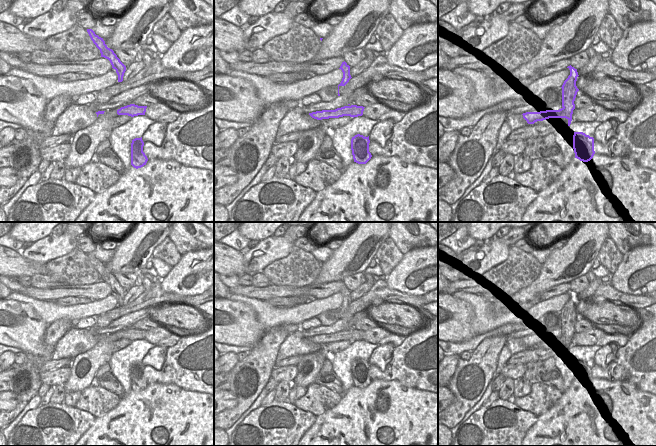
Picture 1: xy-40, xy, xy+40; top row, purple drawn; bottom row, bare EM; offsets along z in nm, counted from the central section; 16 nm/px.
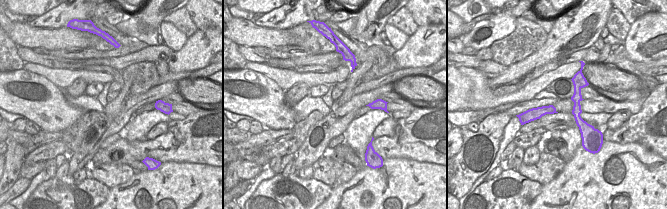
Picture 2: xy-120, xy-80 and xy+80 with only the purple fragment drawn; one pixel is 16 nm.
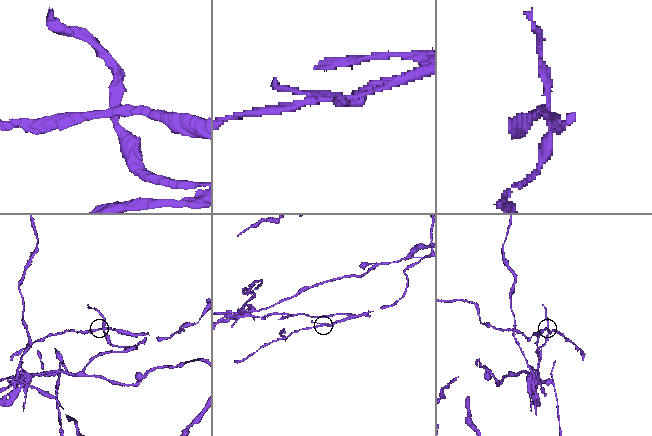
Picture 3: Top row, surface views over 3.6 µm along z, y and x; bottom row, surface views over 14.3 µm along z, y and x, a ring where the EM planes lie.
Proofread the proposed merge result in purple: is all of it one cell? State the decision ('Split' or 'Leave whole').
Split

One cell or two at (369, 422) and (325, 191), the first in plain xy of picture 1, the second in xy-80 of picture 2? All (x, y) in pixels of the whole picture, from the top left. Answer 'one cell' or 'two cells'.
two cells

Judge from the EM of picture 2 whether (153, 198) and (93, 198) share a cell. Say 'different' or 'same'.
different

